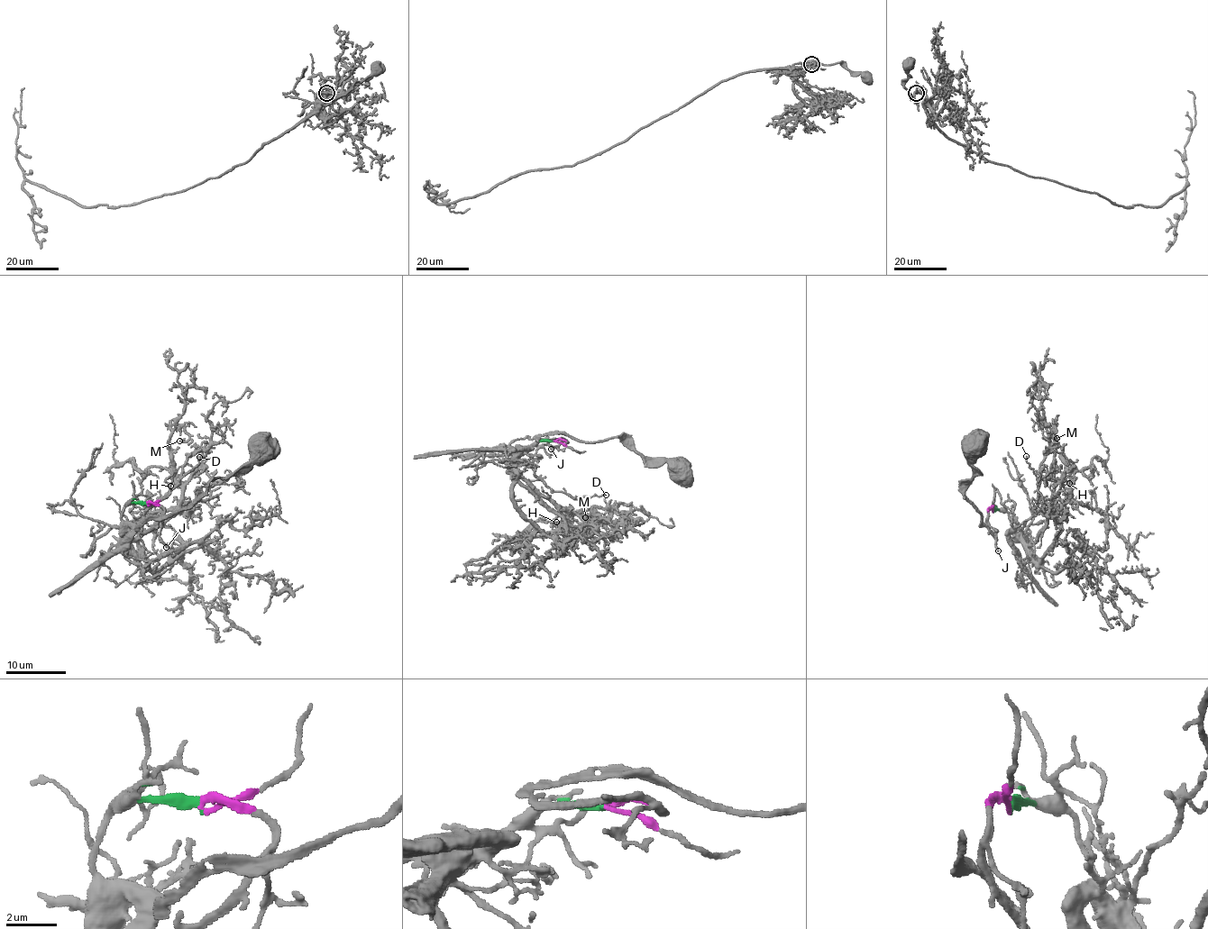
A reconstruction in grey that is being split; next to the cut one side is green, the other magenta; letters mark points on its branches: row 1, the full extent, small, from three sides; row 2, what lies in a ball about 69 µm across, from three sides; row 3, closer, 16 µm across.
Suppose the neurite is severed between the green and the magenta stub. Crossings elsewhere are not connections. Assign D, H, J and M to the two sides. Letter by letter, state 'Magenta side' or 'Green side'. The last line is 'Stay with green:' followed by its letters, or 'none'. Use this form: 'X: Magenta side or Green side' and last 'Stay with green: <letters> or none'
D: Green side
H: Green side
J: Magenta side
M: Green side
Stay with green: D, H, M

